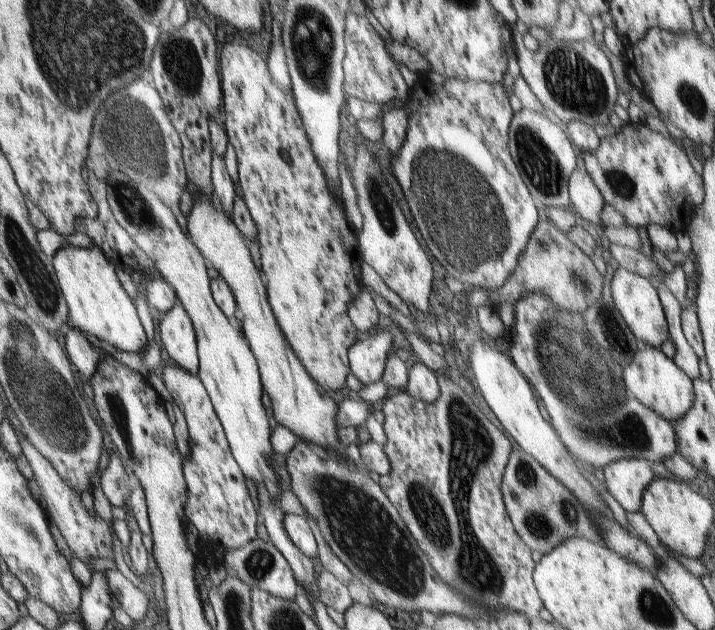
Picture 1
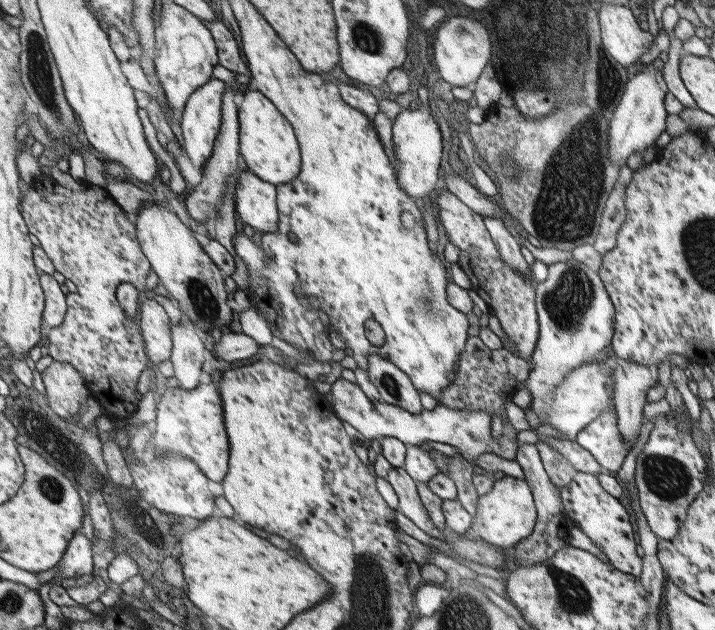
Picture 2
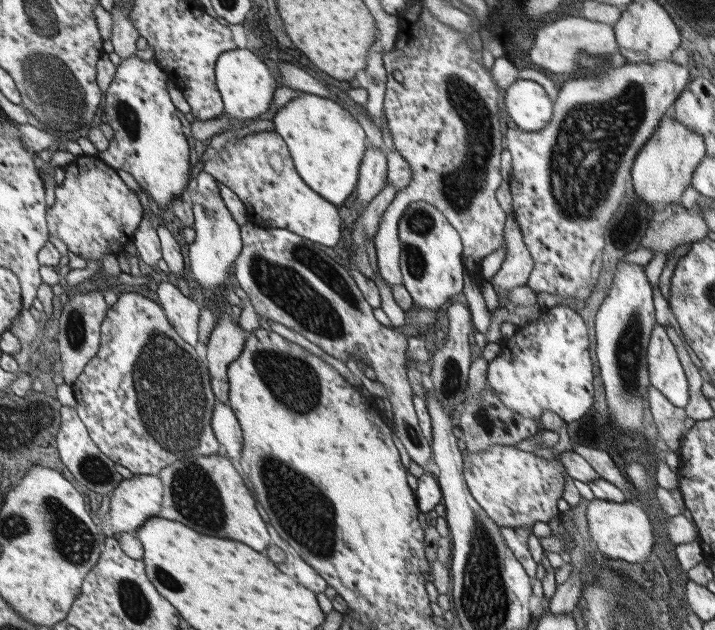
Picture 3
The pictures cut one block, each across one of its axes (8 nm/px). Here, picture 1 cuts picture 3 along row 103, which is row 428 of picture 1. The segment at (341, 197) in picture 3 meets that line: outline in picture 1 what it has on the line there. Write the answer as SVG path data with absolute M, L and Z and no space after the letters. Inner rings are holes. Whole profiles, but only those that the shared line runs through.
M199 193L194 197L193 203L192 211L187 217L188 235L192 236L192 241L203 258L218 270L220 277L231 286L232 293L235 294L235 302L240 306L238 323L242 325L243 333L258 359L264 390L272 400L277 422L298 435L300 440L304 438L304 442L310 441L342 452L335 420L338 404L330 400L323 386L311 378L288 345L267 302L266 284L262 273L252 261L245 239L217 202L210 201Z

